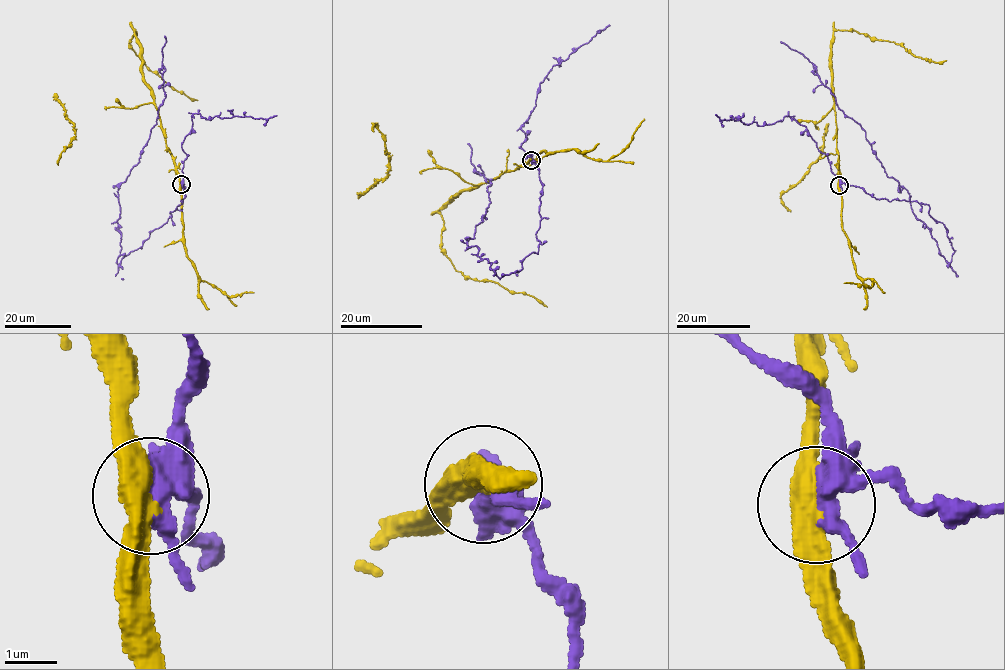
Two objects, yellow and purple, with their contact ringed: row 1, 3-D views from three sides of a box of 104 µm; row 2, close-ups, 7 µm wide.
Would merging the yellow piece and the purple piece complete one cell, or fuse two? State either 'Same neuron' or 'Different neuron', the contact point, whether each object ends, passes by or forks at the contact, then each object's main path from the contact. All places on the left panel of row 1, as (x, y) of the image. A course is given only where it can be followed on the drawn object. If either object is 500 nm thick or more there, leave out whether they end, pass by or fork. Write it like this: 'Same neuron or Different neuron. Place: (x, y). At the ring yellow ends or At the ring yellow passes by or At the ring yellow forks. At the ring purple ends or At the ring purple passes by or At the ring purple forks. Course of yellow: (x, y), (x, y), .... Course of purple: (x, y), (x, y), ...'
Different neuron. Place: (181, 184). At the ring yellow passes by. At the ring purple forks. Course of yellow: (181, 184), (152, 90), (144, 81), (141, 43), (135, 32), (131, 47), (146, 65), (175, 90), (197, 101). Course of purple: (181, 184), (183, 198), (169, 212), (172, 216), (118, 264), (119, 184), (138, 162), (165, 98), (164, 35)

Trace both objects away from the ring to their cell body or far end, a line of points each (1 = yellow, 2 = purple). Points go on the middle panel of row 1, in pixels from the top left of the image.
1: (532, 160), (462, 191), (439, 211), (441, 248), (456, 270), (472, 279), (492, 281), (528, 294), (547, 306)
2: (532, 160), (542, 194), (538, 253), (498, 277), (477, 247), (468, 247), (491, 184), (476, 172), (467, 144)

